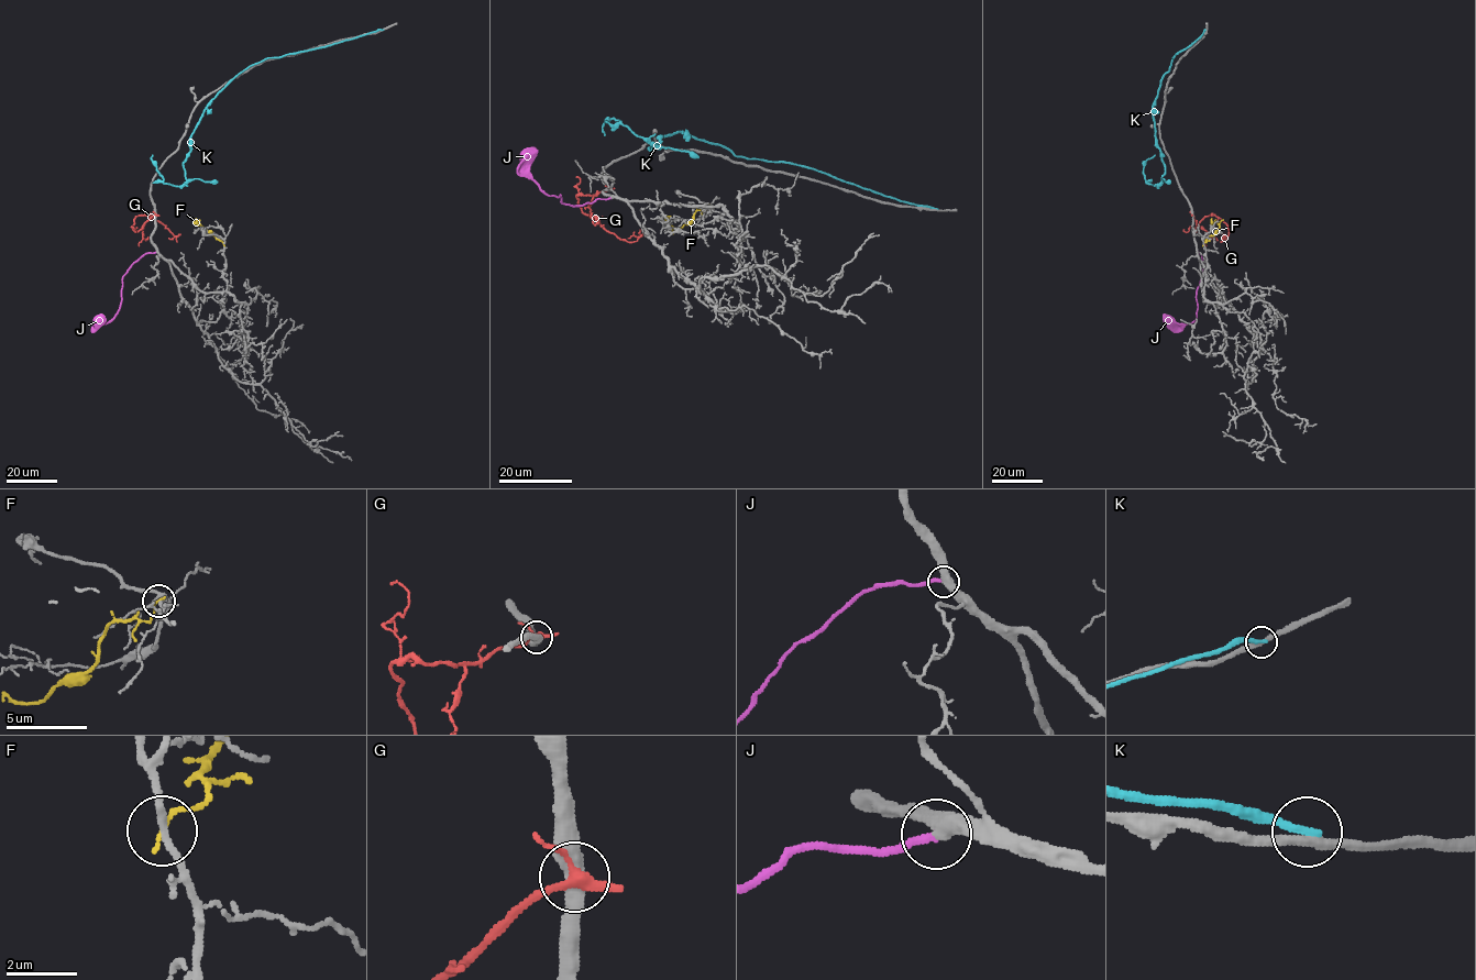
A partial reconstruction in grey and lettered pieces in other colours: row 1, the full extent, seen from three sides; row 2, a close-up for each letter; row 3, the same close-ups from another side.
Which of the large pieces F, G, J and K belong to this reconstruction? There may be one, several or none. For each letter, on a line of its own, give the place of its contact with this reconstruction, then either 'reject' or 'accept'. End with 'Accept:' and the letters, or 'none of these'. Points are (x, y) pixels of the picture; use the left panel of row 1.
F: (223, 244) | reject
G: (155, 215) | reject
J: (157, 252) | accept
K: (382, 30) | reject
Accept: J

